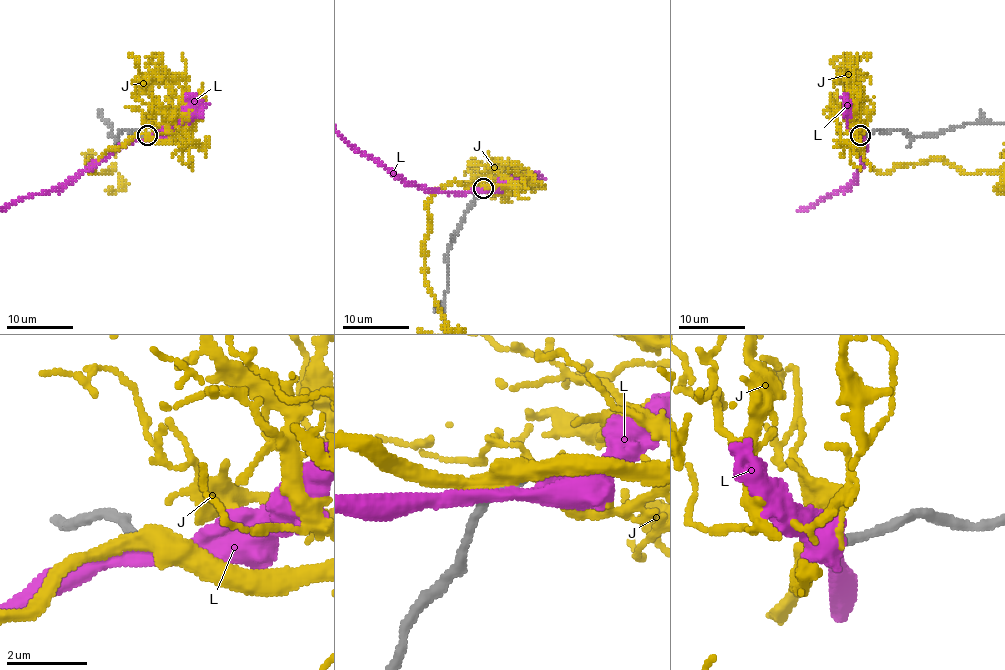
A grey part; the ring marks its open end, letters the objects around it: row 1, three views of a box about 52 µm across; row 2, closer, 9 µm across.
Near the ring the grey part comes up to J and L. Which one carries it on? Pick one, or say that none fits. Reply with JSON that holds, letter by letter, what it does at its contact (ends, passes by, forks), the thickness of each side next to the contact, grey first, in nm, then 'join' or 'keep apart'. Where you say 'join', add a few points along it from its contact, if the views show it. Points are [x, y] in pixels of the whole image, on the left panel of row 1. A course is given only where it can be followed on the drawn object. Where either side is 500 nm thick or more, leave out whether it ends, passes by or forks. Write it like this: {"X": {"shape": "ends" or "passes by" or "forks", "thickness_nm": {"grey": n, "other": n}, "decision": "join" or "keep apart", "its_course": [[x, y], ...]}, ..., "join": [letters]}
{"J": {"shape": "forks", "thickness_nm": {"grey": 260, "other": 440}, "decision": "join", "its_course": [[146, 136], [113, 147], [91, 171], [89, 159], [98, 172], [114, 162], [128, 81], [136, 71]]}, "L": {"shape": "passes by", "thickness_nm": {"grey": 280, "other": 360}, "decision": "keep apart"}, "join": ["J"]}

